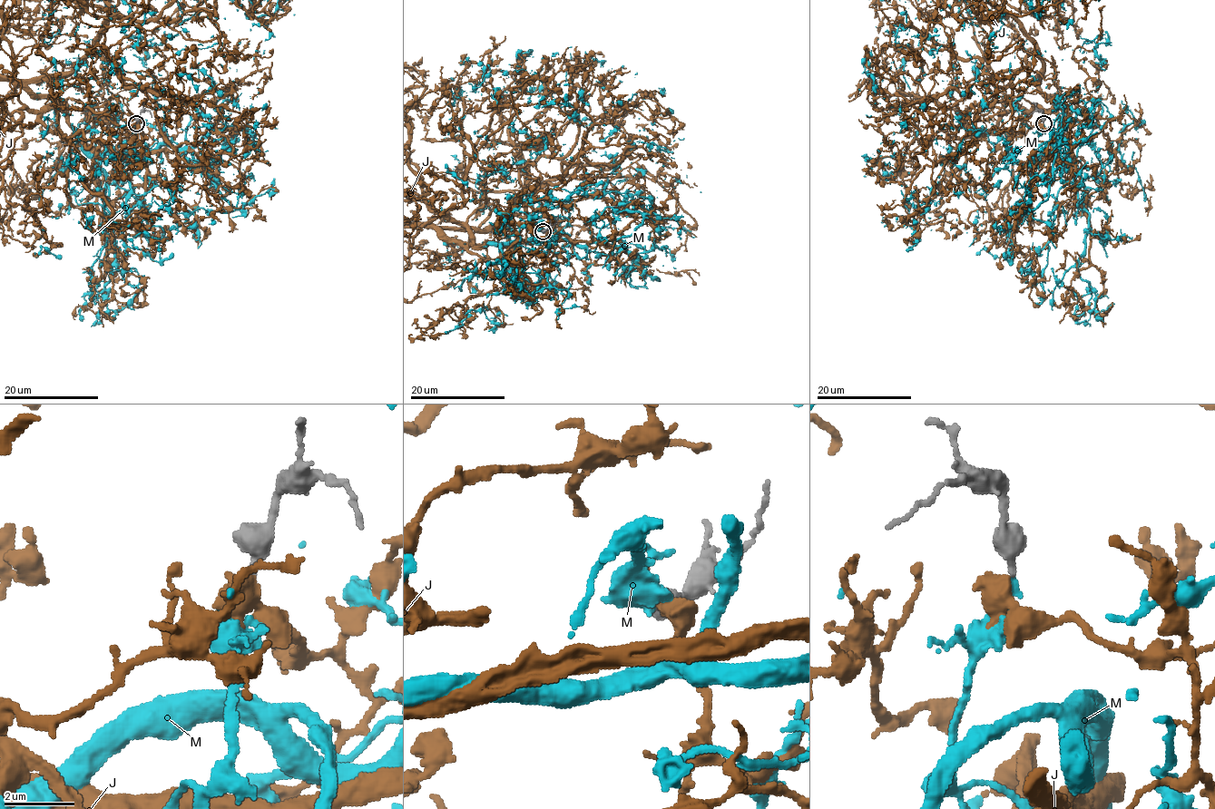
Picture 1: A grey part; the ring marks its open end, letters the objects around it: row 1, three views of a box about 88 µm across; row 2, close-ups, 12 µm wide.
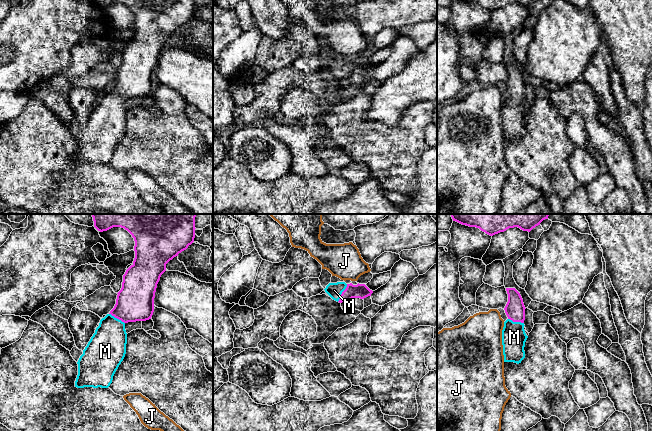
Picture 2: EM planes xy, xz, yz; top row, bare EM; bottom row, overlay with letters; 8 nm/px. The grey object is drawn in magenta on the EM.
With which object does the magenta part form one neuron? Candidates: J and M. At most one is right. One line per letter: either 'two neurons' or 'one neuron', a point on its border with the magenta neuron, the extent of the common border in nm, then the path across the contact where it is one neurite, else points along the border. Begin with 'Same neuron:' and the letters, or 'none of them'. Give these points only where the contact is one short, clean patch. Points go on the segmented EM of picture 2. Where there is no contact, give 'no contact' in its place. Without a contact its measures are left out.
Same neuron: M
J: two neurons; no contact
M: one neuron; meets magenta in xz at (342, 293); contact 170 nm long; runs through xz (361, 291), (342, 293), (334, 290)

